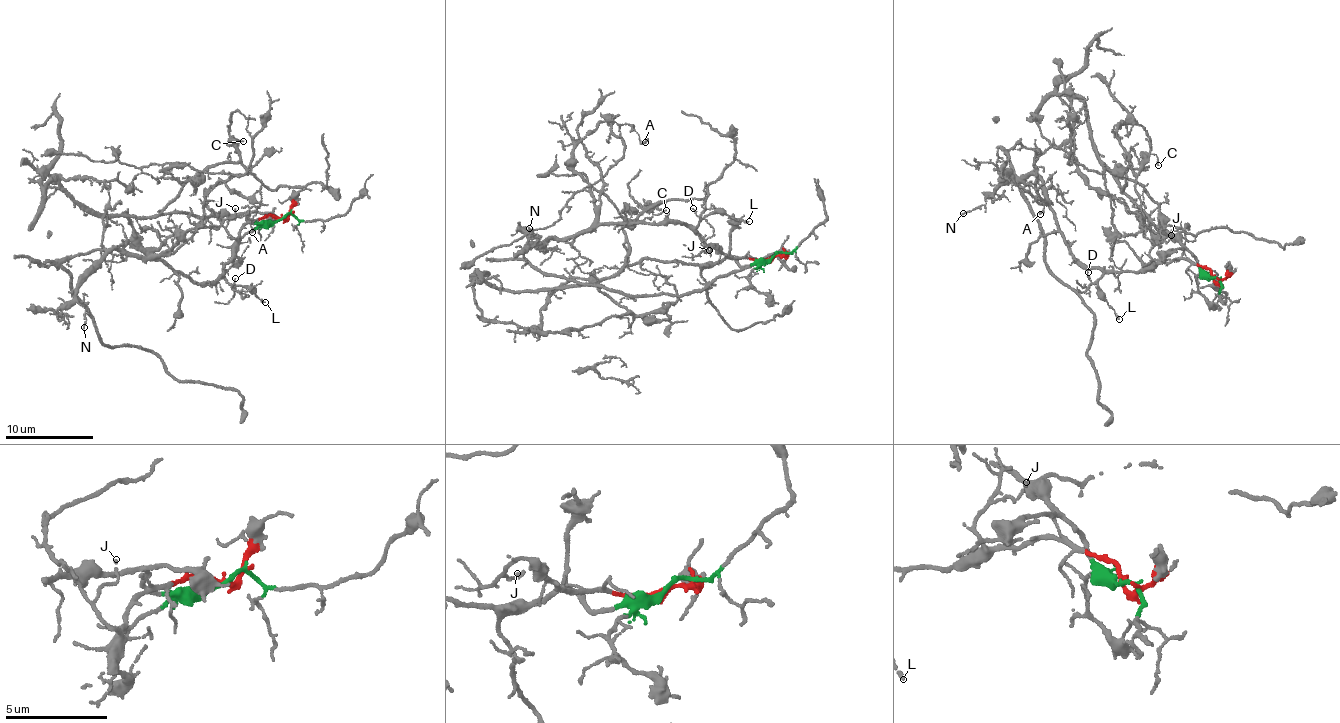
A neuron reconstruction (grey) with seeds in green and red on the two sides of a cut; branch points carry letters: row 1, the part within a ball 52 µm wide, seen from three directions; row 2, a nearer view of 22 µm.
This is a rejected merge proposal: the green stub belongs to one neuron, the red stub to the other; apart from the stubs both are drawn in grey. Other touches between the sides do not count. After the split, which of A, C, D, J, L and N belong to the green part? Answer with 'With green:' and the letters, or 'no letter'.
With green: C

